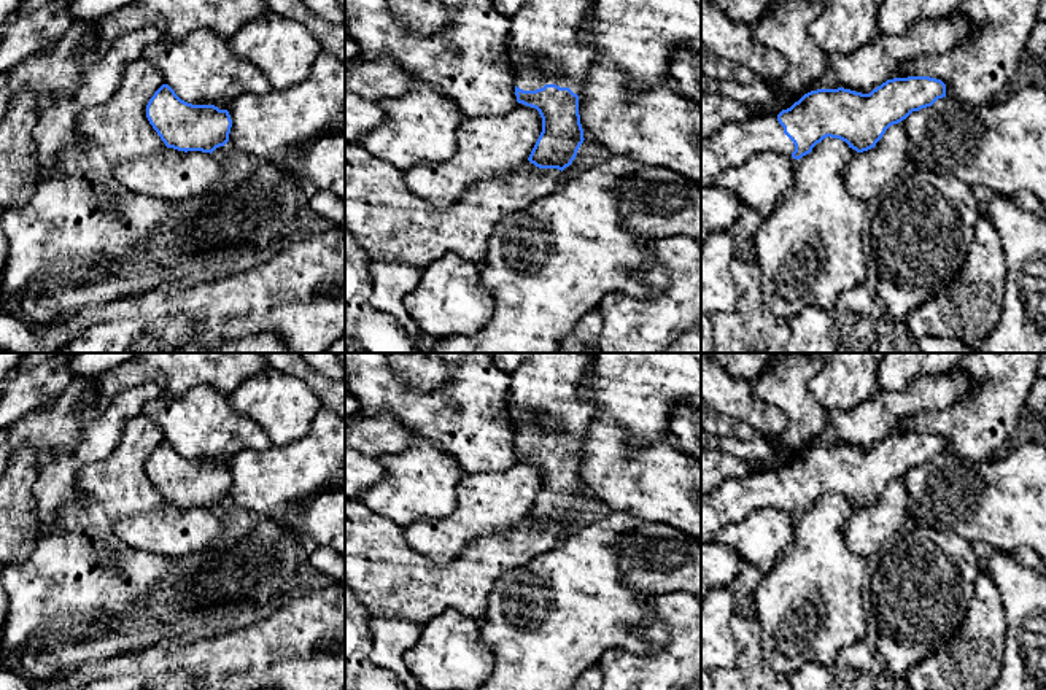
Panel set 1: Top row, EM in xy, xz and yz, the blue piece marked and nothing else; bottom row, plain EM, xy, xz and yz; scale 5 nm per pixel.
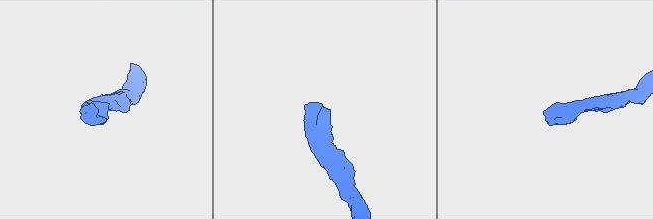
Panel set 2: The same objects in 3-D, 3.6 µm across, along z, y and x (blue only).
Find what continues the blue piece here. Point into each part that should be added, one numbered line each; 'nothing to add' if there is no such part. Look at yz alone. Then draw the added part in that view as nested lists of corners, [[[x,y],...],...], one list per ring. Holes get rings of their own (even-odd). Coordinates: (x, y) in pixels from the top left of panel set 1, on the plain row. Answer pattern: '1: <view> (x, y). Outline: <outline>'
1: yz (728, 503). Outline: [[[765,469],[742,479],[726,479],[701,494],[701,541],[714,542],[719,529],[738,523],[749,512],[774,507],[792,512],[793,498],[784,490],[777,471]]]

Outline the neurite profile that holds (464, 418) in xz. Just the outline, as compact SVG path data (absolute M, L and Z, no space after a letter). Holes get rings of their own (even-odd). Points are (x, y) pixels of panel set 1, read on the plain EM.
M345 353L345 380L359 402L359 415L389 412L413 436L432 440L450 455L464 475L506 471L517 459L515 437L506 420L509 374L494 366L491 353L440 353L450 382L432 391L415 391L396 378L389 353Z

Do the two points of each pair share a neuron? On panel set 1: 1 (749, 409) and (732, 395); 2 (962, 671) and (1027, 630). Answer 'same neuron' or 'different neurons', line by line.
1: same neuron
2: different neurons

